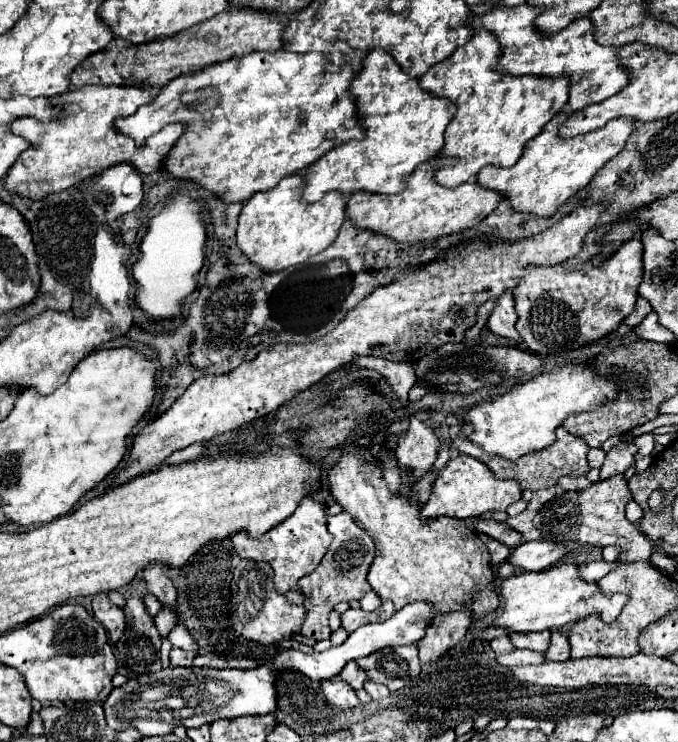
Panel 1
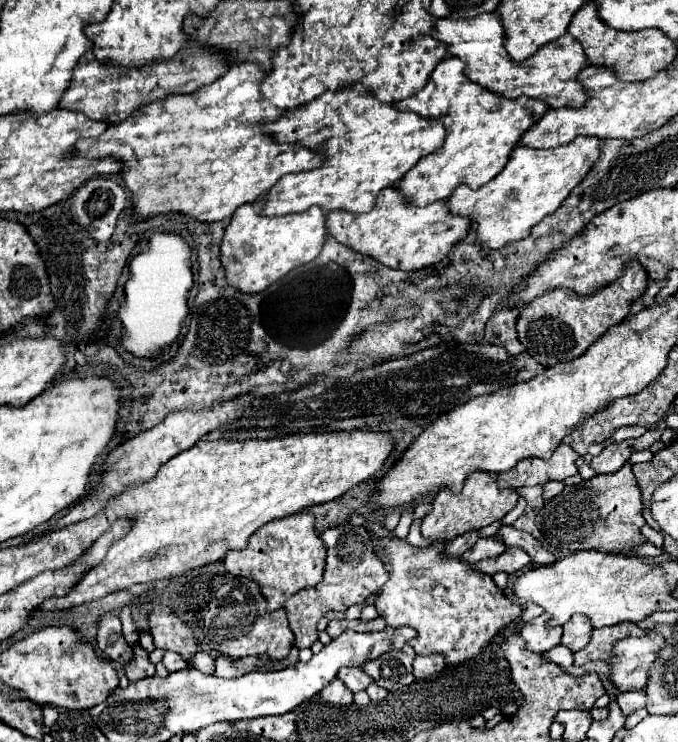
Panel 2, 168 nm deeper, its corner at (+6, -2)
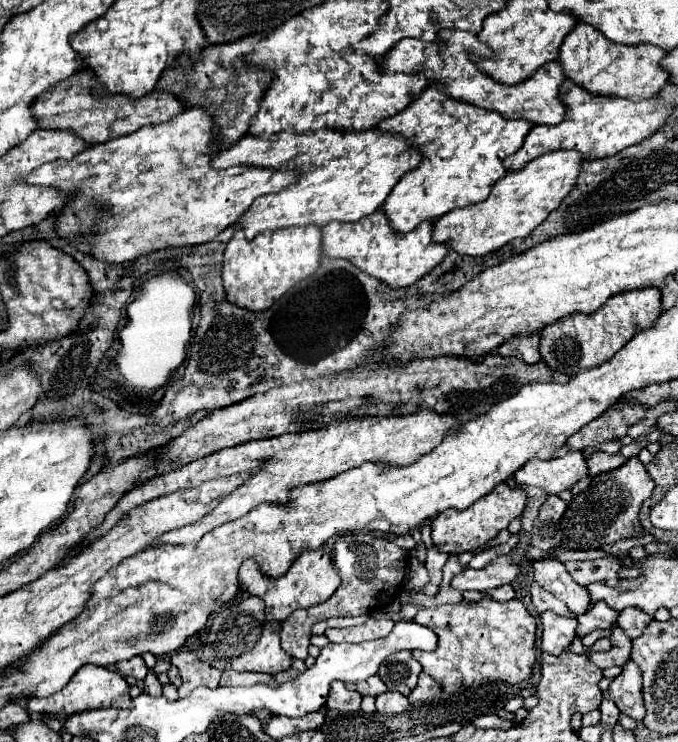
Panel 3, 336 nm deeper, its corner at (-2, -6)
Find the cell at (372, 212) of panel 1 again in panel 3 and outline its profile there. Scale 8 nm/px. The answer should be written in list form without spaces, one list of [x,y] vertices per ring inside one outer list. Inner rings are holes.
[[[373,212],[353,223],[330,222],[322,228],[322,252],[329,258],[345,258],[353,262],[361,272],[377,278],[387,288],[407,288],[421,276],[431,272],[447,254],[445,244],[431,242],[433,222],[421,222],[407,234],[397,234],[389,226],[383,212]]]

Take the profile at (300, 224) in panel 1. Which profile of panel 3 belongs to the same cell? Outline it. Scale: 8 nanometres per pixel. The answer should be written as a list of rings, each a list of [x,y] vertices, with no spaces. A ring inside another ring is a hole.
[[[305,226],[265,232],[259,234],[255,242],[245,240],[243,230],[235,228],[223,256],[223,290],[227,294],[227,302],[251,312],[263,312],[297,282],[309,278],[319,268],[319,260],[321,228]]]

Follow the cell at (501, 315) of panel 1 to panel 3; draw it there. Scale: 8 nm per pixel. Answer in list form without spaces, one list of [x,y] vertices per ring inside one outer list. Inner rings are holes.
[[[539,334],[511,338],[509,342],[499,346],[497,354],[501,354],[503,358],[515,356],[515,358],[521,358],[525,364],[535,364],[535,362],[541,360],[541,354],[539,354]]]

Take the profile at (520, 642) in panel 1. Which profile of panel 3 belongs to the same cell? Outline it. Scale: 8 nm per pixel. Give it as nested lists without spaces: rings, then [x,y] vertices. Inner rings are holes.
[[[543,612],[543,638],[541,648],[547,654],[559,656],[563,650],[567,650],[575,638],[577,618],[575,616],[559,616],[555,612]]]

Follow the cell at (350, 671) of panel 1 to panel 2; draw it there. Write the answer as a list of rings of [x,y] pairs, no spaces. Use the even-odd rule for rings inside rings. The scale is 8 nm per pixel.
[[[341,668],[337,678],[341,682],[345,682],[345,686],[351,690],[351,692],[361,692],[365,690],[365,686],[369,686],[373,680],[361,670],[361,668]]]

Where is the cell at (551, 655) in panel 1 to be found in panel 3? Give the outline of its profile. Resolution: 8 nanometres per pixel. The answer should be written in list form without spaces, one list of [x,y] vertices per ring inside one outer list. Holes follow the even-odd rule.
[[[597,602],[589,612],[577,616],[577,620],[579,620],[577,634],[579,634],[579,638],[587,636],[595,628],[611,628],[615,624],[617,616],[619,616],[617,610],[613,610],[605,602]]]

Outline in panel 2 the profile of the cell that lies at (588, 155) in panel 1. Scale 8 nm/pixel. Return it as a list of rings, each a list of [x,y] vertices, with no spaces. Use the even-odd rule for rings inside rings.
[[[577,136],[569,144],[553,150],[517,146],[507,166],[479,190],[459,184],[449,198],[449,208],[453,214],[471,216],[479,232],[479,244],[497,250],[509,242],[527,238],[535,224],[539,224],[547,214],[553,214],[569,192],[587,176],[599,154],[601,140],[595,136]]]

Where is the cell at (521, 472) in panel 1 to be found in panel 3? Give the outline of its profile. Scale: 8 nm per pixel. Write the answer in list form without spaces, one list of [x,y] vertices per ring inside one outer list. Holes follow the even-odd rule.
[[[567,450],[553,460],[529,460],[515,472],[519,486],[537,486],[547,494],[559,494],[571,490],[573,484],[587,476],[587,462],[583,452]]]

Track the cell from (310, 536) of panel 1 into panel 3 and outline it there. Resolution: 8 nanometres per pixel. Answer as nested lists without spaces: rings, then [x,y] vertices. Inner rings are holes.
[[[307,550],[303,552],[293,566],[289,568],[289,572],[281,578],[265,578],[263,574],[259,574],[257,564],[253,560],[245,562],[239,570],[241,576],[241,586],[245,592],[249,592],[251,596],[257,596],[265,602],[265,616],[267,620],[275,620],[275,622],[283,622],[285,618],[291,616],[291,612],[295,612],[297,608],[309,608],[315,604],[321,604],[325,600],[329,600],[335,590],[339,588],[339,578],[337,572],[333,570],[331,564],[331,556],[325,550]]]

